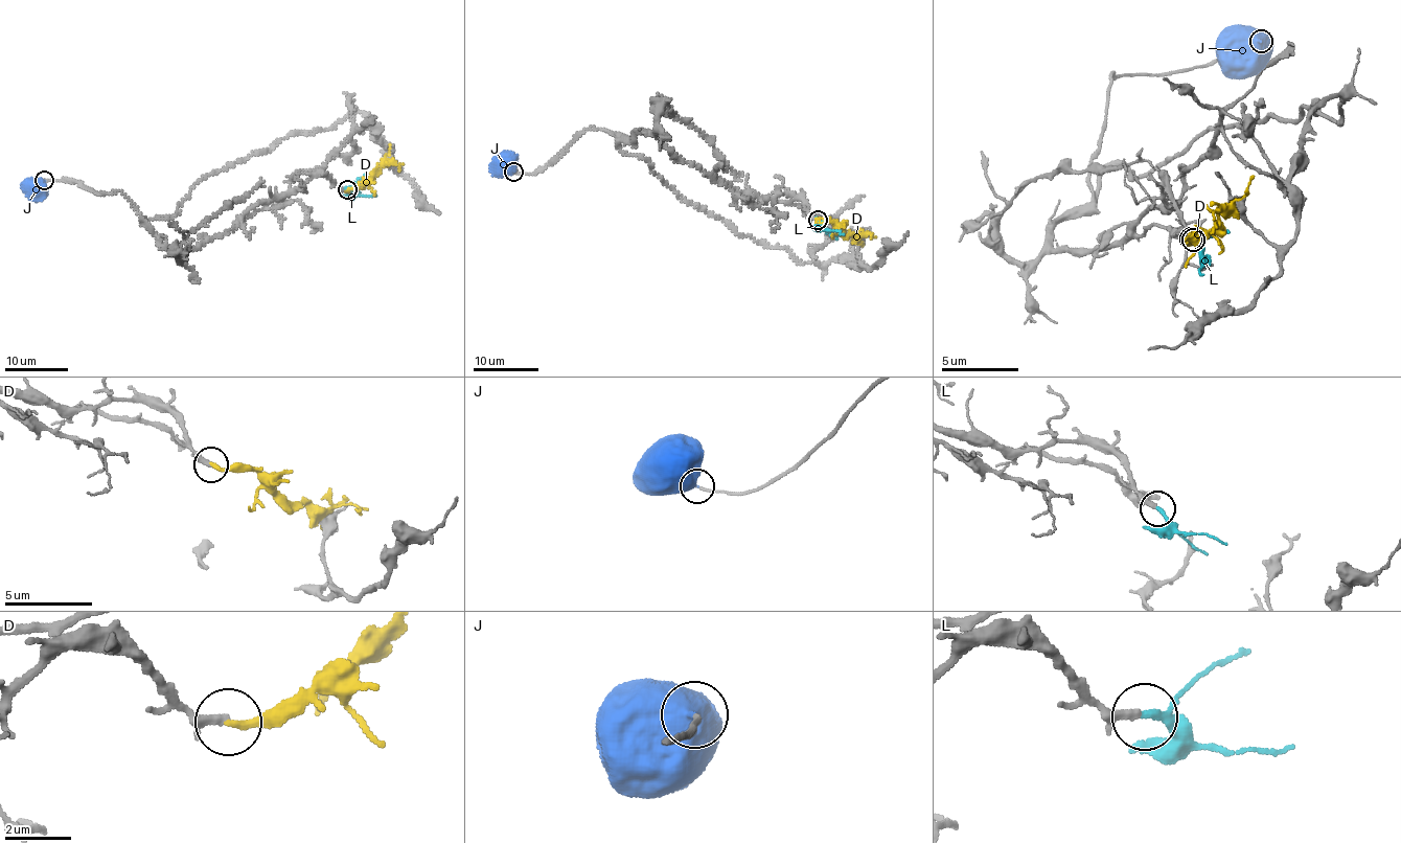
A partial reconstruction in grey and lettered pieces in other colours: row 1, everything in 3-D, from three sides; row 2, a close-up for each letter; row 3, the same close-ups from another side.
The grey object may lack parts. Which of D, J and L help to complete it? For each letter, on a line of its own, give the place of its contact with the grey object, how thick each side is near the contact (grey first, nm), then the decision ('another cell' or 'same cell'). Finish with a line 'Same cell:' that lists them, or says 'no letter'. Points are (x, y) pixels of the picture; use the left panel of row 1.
D: meets grey at (346, 189); 280 nm thick on the grey side, 240 nm on the other; another cell
J: meets grey at (44, 180); 130 nm thick on the grey side, 280 nm on the other; same cell
L: meets grey at (347, 189); 280 nm thick on the grey side, 180 nm on the other; same cell
Same cell: J, L

